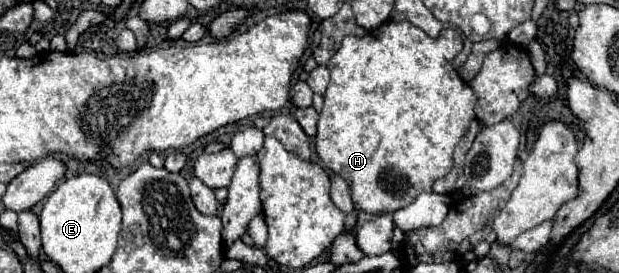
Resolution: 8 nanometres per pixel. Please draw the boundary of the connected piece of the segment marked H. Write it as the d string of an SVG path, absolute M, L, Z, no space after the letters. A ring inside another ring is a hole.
M388 20L376 30L370 30L366 36L356 38L356 36L346 36L342 40L340 50L330 58L328 70L332 74L330 84L324 94L324 108L320 112L318 120L318 132L316 132L316 152L322 158L322 162L336 174L340 174L350 186L352 186L352 200L354 206L362 212L370 214L382 214L382 212L396 212L404 206L408 206L418 194L422 192L432 192L432 182L440 176L446 176L452 168L452 152L460 138L466 134L470 122L474 120L474 92L472 88L458 76L458 72L452 68L454 56L462 50L462 38L456 28L448 26L440 32L440 36L434 40L428 34L424 34L420 28L412 26L410 22L394 22Z

